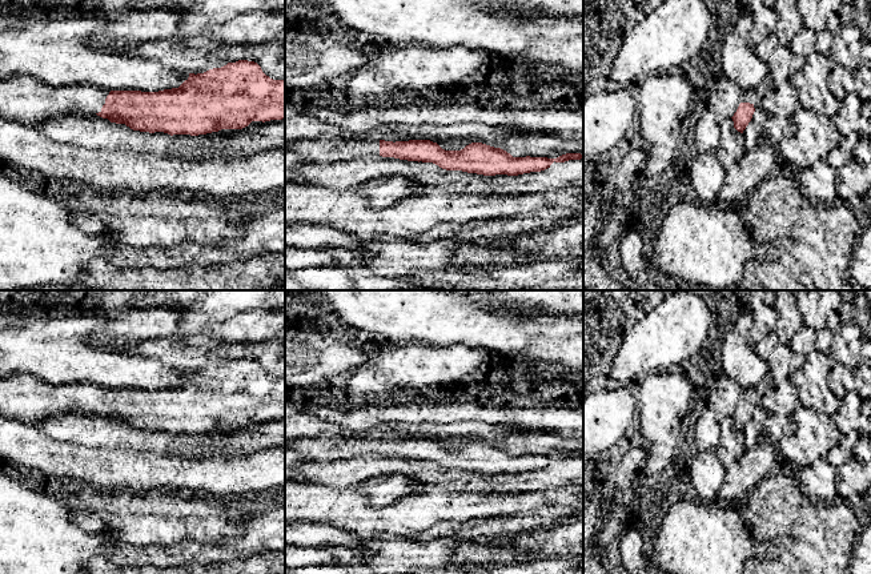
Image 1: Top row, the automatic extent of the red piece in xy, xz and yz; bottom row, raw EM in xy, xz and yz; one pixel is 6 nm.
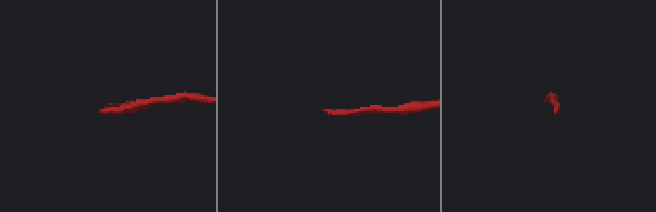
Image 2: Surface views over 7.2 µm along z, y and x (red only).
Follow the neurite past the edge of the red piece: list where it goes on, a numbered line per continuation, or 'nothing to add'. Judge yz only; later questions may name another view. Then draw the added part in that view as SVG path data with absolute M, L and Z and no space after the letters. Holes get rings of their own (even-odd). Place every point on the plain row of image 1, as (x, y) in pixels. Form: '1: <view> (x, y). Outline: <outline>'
1: yz (754, 394). Outline: M766 374L754 388L746 389L740 401L750 401L756 408L760 405L763 394L774 385L772 377Z

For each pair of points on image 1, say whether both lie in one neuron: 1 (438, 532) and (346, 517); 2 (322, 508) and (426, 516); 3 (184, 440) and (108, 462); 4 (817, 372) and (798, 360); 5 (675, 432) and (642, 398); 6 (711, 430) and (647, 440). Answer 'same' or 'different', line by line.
1: different
2: same
3: different
4: different
5: same
6: different

